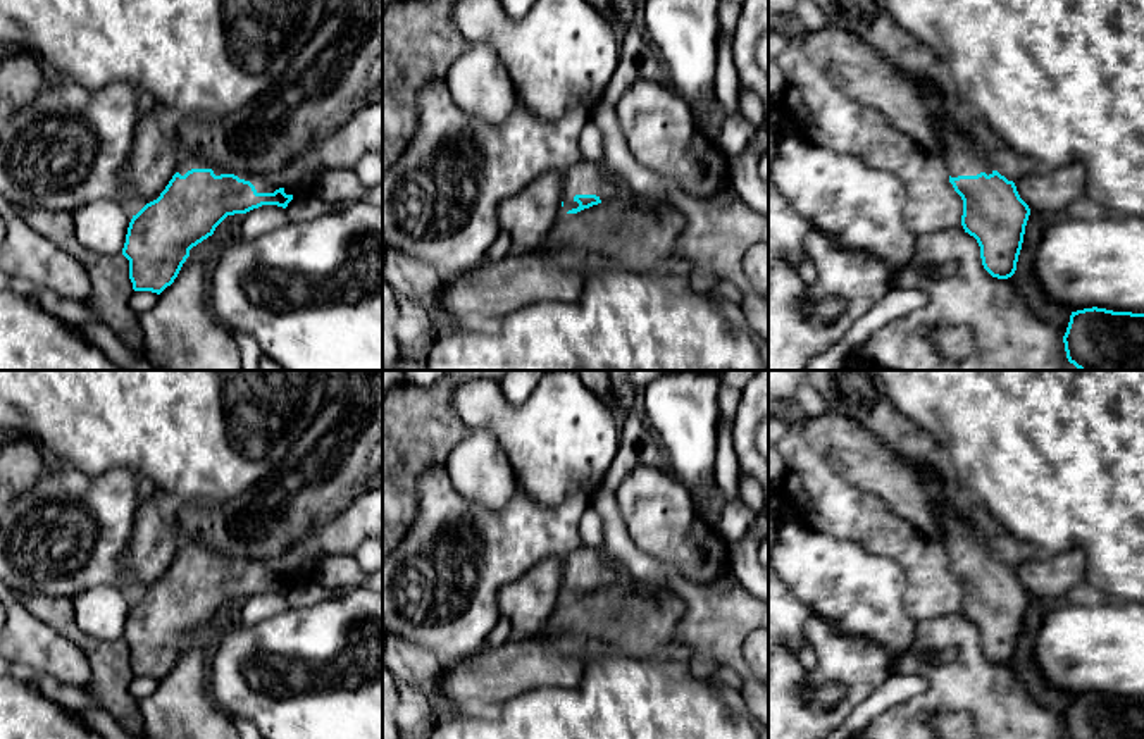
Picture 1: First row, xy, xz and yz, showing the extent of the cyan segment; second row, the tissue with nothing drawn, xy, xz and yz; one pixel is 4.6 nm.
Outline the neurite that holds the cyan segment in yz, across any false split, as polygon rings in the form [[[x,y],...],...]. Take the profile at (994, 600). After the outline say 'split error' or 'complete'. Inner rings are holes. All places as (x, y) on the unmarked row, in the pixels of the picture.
[[[946,520],[939,543],[963,586],[961,612],[977,625],[984,655],[998,665],[1011,663],[1030,601],[1029,591],[1015,568],[987,550],[972,524]]]; split error

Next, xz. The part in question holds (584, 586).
[[[579,546],[563,556],[563,598],[577,599],[584,594],[617,582],[620,568],[608,558],[605,550]]]; split error

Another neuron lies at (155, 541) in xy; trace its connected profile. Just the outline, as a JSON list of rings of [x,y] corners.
[[[155,494],[138,505],[126,558],[138,598],[160,582],[181,544],[179,527],[162,517]]]

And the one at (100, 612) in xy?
[[[115,586],[86,589],[74,599],[74,620],[81,632],[100,641],[122,639],[131,598]]]

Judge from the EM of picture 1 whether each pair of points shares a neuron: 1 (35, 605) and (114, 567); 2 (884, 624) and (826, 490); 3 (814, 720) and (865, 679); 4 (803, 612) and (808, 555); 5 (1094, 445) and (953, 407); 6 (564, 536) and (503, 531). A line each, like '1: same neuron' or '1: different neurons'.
1: different neurons
2: different neurons
3: same neuron
4: different neurons
5: same neuron
6: same neuron

